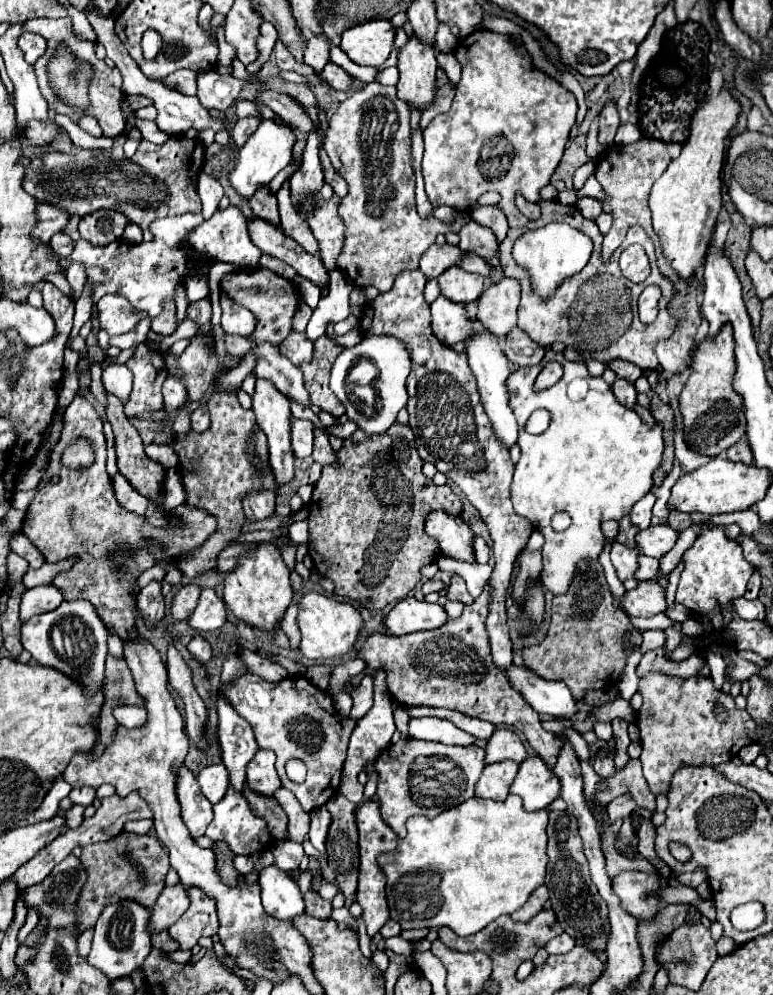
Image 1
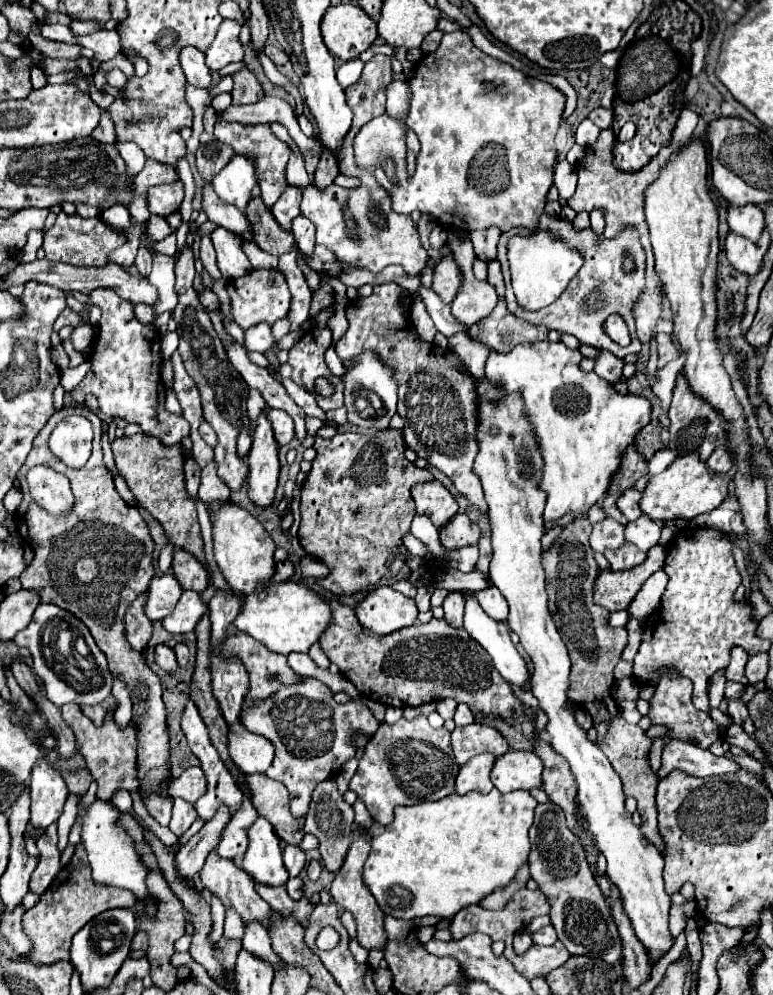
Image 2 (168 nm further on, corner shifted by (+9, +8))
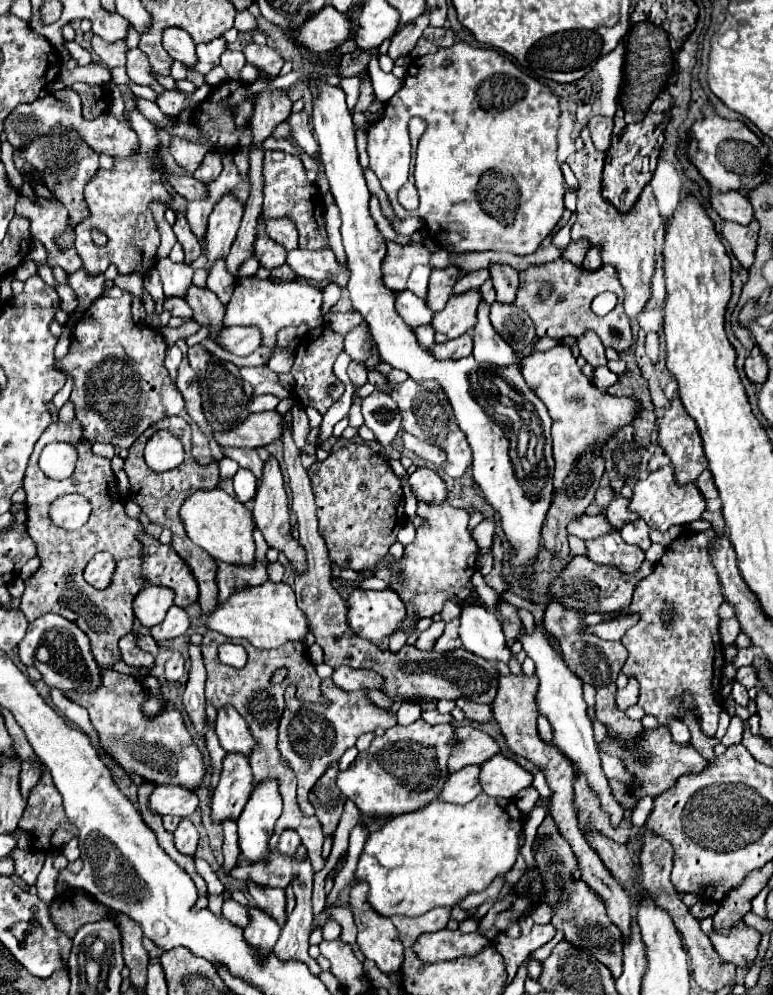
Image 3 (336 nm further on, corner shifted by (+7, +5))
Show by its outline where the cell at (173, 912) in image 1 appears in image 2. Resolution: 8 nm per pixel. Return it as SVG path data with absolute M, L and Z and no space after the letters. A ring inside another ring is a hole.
M220 805L216 815L206 821L204 827L194 837L190 837L190 841L178 851L176 863L180 869L180 877L192 877L202 869L206 857L218 847L222 831L228 825L230 817L230 809L226 805Z

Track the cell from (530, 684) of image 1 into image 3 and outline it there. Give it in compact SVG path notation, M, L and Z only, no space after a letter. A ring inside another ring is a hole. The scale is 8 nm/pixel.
M482 606L462 608L460 638L468 652L486 660L508 664L514 658L500 622Z

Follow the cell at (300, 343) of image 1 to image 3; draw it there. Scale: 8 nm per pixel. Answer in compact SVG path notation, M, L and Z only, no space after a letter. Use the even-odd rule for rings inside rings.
M224 328L218 336L218 344L222 344L224 350L236 354L236 356L248 356L262 344L262 332L258 328Z

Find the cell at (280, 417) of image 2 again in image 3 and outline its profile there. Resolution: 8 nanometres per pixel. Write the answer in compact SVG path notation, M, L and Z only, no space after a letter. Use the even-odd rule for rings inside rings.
M276 410L250 414L248 420L244 420L236 428L232 428L228 432L214 432L214 438L220 444L220 448L268 446L274 440L282 440L282 420L284 420L284 416Z

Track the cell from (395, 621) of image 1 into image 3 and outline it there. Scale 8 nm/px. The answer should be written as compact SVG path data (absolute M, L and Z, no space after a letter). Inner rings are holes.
M356 588L348 598L348 624L364 640L380 642L392 636L406 616L406 604L394 590Z

